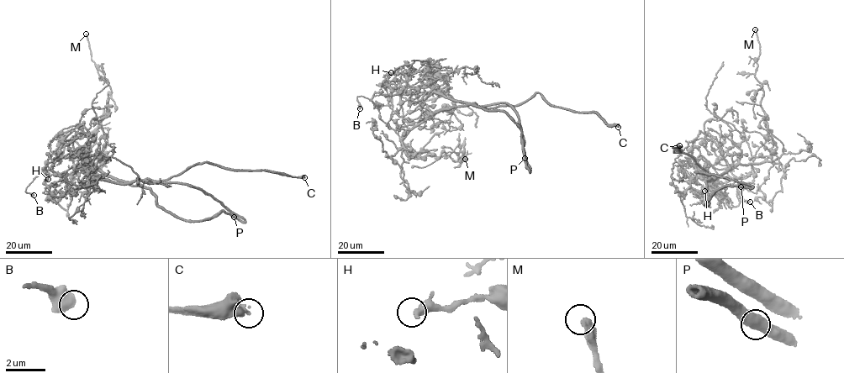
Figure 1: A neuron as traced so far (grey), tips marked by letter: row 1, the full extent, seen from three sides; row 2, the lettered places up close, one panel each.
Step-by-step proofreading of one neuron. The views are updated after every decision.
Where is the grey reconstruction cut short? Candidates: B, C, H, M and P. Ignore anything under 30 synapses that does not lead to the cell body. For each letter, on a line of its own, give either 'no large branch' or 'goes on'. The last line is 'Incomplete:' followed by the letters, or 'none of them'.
B: no large branch
C: goes on
H: no large branch
M: no large branch
P: no large branch
Incomplete: C

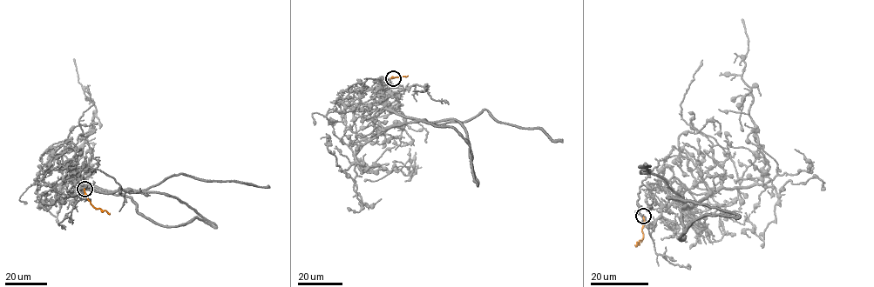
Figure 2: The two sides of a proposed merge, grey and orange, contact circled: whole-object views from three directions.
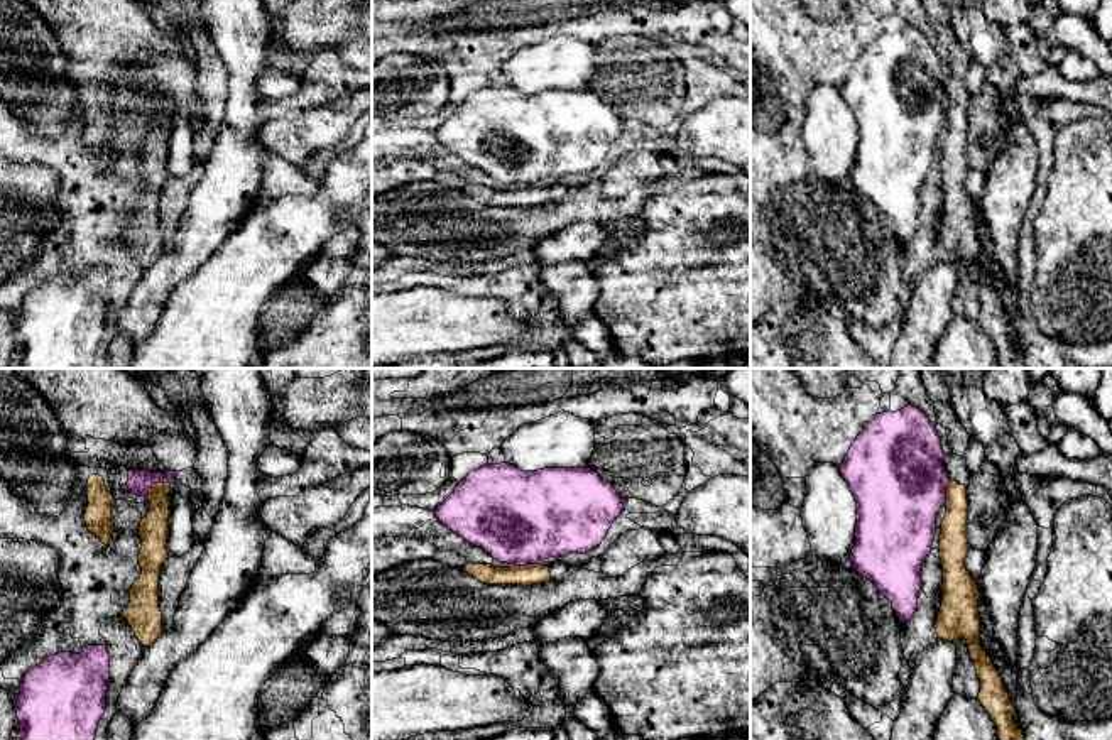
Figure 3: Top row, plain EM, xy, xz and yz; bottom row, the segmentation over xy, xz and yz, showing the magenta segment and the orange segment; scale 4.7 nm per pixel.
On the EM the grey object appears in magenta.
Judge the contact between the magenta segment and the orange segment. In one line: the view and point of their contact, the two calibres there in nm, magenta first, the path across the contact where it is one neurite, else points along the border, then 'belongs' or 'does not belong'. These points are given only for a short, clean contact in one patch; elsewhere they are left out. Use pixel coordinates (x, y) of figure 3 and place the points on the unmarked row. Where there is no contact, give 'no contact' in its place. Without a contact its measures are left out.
meets magenta in xy at (154, 103); 110 nm thick on the magenta side, 140 nm on the other; does not belong

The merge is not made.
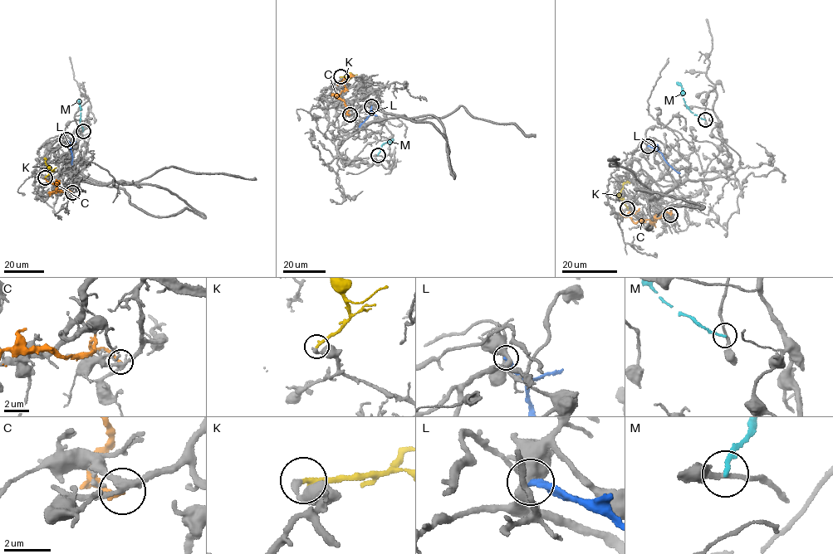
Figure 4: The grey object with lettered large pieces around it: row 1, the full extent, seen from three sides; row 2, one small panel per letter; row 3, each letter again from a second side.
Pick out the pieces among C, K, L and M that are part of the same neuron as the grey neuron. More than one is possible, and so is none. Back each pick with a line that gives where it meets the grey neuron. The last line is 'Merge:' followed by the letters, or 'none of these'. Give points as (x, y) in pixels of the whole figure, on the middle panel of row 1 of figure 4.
K: (340, 76)
Merge: K

